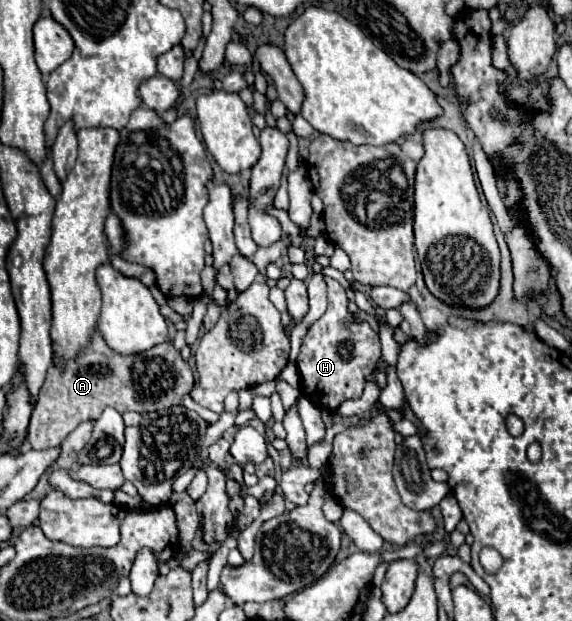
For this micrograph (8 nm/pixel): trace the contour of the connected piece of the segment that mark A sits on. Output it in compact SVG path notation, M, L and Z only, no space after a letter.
M95 331L85 347L85 353L67 359L63 369L57 365L49 367L31 415L27 435L29 445L33 449L59 445L81 421L95 421L105 407L115 407L119 413L151 413L179 405L183 395L191 391L193 383L195 379L191 367L181 359L179 351L175 351L169 341L137 355L119 355L109 349L101 333Z

